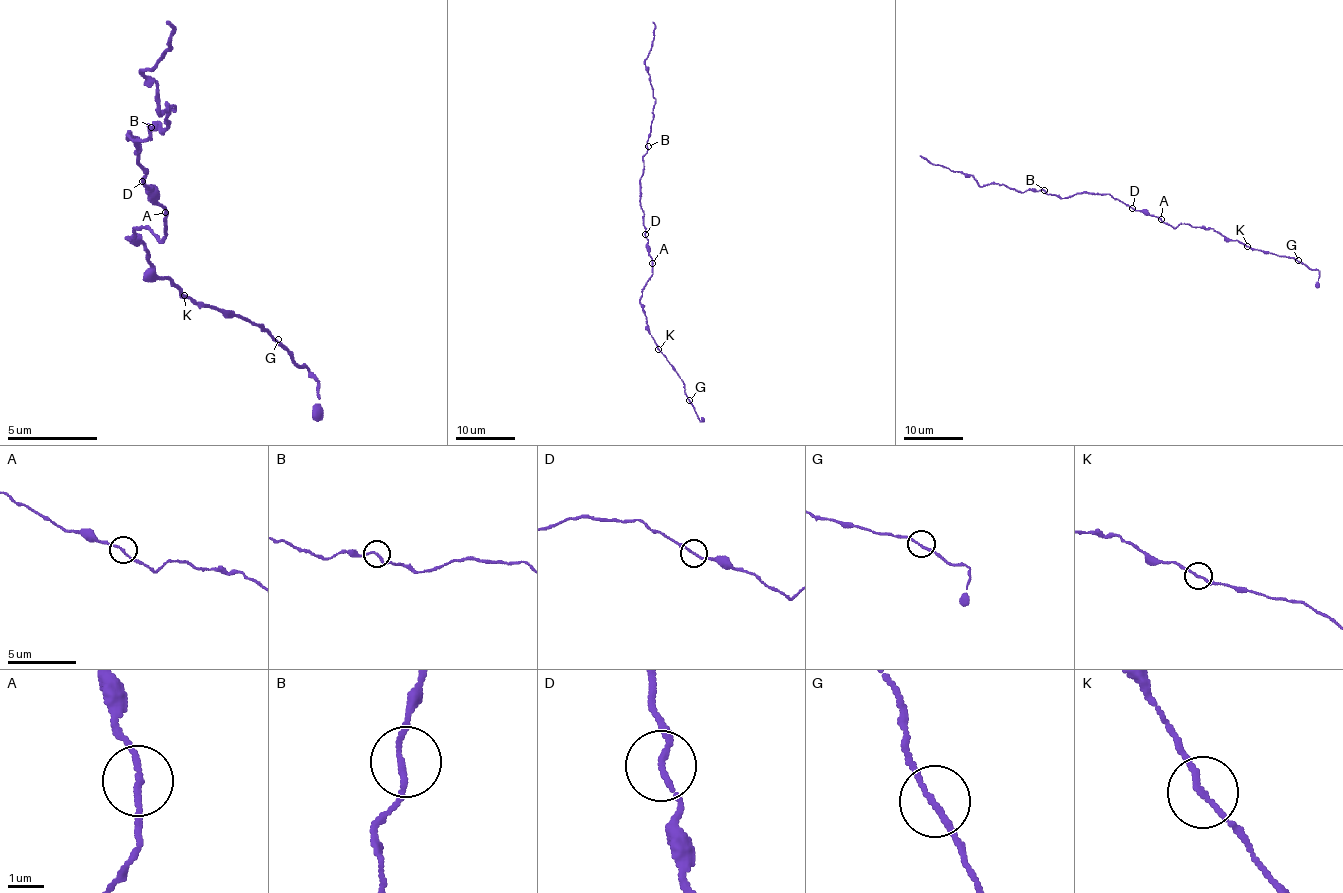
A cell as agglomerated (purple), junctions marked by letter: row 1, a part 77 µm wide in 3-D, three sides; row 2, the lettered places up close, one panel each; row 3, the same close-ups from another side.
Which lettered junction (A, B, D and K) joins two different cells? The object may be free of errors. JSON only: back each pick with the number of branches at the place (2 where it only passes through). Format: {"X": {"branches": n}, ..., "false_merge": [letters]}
{"false_merge": []}

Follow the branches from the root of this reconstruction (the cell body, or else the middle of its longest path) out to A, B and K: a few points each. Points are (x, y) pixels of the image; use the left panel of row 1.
A: (142, 181), (165, 208), (165, 212)
B: (142, 181), (138, 140), (129, 136), (138, 145), (138, 149), (151, 127)
K: (142, 181), (165, 208), (165, 235), (156, 235), (147, 226), (129, 235), (147, 249), (151, 267), (183, 294)

